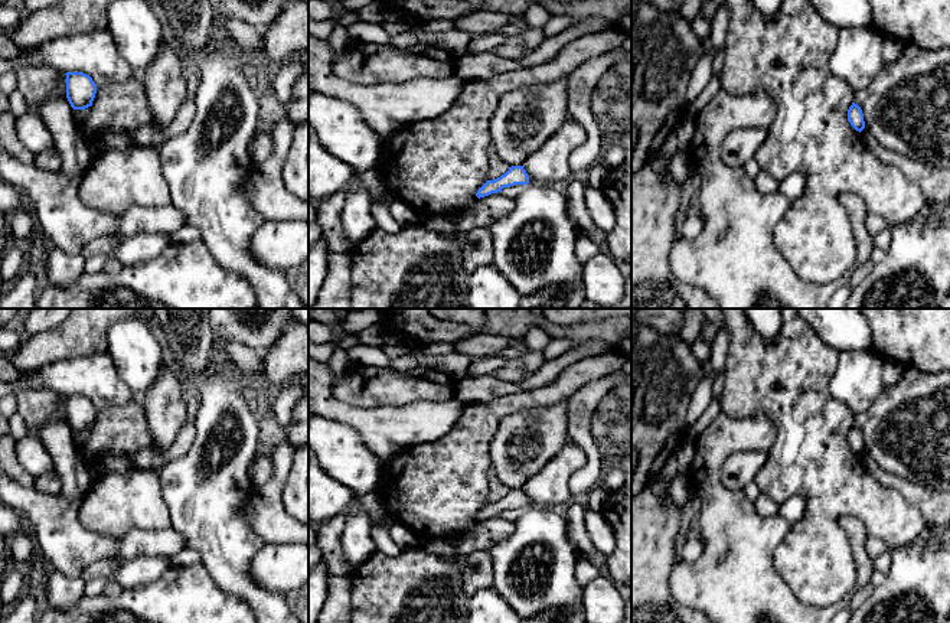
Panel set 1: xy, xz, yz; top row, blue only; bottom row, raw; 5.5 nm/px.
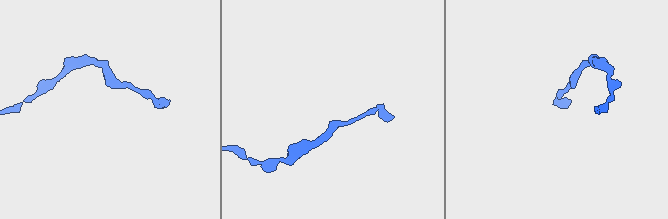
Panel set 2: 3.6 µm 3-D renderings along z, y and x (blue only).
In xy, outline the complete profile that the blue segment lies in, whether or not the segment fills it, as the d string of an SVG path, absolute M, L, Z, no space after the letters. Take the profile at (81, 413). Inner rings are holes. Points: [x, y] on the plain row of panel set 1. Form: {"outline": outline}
{"outline": "M66 395L66 421L74 433L85 433L92 428L97 408L84 395Z"}

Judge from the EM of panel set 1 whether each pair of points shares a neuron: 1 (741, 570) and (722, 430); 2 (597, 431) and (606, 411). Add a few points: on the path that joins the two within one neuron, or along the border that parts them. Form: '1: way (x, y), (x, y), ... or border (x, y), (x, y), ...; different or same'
1: way (735, 535), (712, 495), (712, 465); same
2: way (598, 427), (604, 416); same

